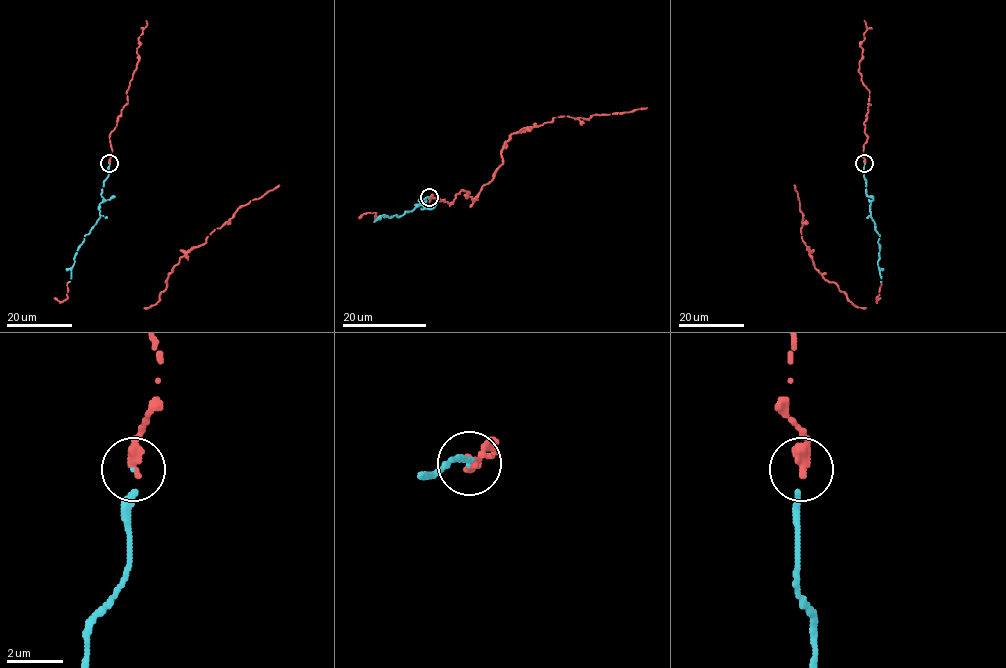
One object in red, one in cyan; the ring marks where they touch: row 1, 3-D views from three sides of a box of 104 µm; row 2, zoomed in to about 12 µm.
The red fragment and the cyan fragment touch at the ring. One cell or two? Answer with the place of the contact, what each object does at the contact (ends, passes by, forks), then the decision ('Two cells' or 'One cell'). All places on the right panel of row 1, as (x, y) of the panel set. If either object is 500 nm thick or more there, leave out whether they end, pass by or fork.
Place: (864, 163). At the ring red ends. At the ring cyan ends. One cell

